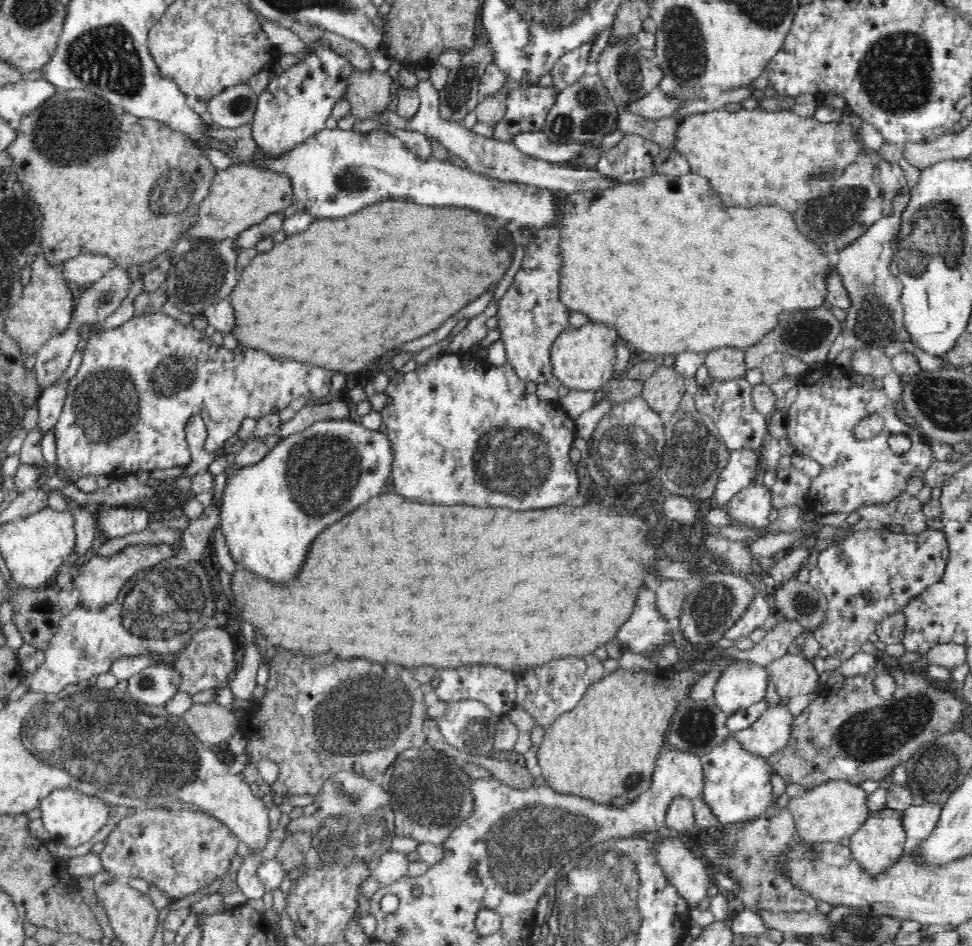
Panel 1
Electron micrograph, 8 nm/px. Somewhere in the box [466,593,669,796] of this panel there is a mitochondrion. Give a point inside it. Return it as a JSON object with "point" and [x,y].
{"point":[632,780]}

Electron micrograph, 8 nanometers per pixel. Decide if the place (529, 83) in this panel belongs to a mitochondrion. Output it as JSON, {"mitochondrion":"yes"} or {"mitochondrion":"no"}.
{"mitochondrion":"no"}

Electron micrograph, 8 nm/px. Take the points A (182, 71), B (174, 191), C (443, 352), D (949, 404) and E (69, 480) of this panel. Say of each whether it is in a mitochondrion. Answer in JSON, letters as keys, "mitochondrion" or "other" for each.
{"A":"other","B":"mitochondrion","C":"other","D":"mitochondrion","E":"other"}

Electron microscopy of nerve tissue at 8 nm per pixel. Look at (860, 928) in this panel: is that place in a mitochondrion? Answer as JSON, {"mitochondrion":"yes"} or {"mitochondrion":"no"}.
{"mitochondrion":"yes"}

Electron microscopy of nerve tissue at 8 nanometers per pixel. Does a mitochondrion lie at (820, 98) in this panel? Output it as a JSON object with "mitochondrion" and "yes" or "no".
{"mitochondrion":"no"}

